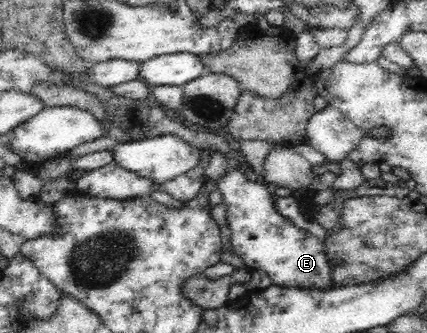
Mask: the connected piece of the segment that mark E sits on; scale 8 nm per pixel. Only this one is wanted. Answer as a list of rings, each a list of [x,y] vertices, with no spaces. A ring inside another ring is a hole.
[[[229,167],[227,175],[216,184],[216,188],[223,195],[222,206],[226,208],[225,219],[227,228],[231,230],[229,241],[234,254],[240,256],[249,271],[263,271],[271,283],[276,286],[288,288],[322,289],[331,288],[331,275],[334,271],[334,263],[330,263],[325,242],[317,239],[316,235],[300,229],[293,221],[278,211],[276,199],[272,188],[261,180],[250,182],[243,176],[240,170]]]

